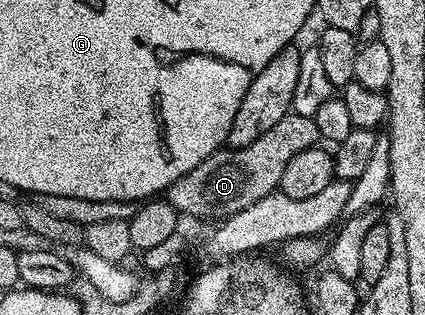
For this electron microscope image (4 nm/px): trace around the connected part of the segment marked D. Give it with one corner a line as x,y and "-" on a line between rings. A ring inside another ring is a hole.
290,111
288,116
279,118
279,122
275,122
267,134
255,138
251,146
225,146
212,152
206,160
199,162
199,166
195,166
195,170
172,184
167,190
168,202
182,217
198,216
201,220
220,222
226,216
239,214
239,210
259,202
259,198
274,191
283,178
283,166
287,166
295,154
314,147
318,140
313,118

